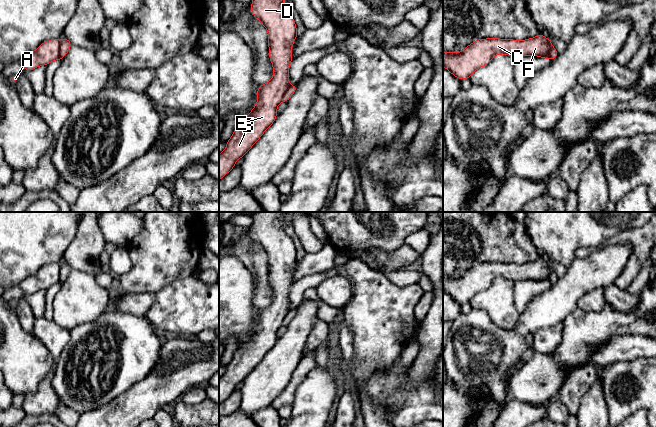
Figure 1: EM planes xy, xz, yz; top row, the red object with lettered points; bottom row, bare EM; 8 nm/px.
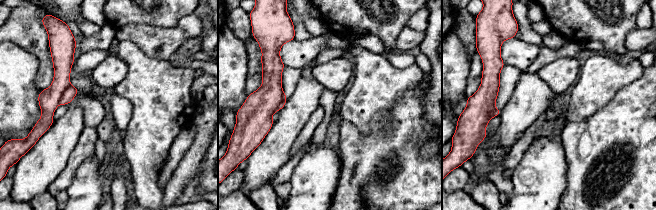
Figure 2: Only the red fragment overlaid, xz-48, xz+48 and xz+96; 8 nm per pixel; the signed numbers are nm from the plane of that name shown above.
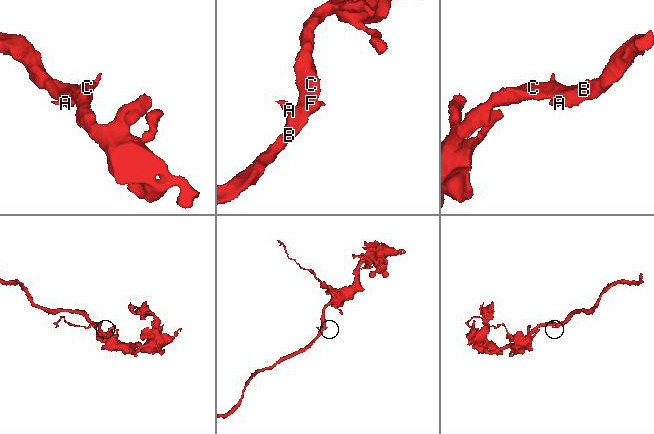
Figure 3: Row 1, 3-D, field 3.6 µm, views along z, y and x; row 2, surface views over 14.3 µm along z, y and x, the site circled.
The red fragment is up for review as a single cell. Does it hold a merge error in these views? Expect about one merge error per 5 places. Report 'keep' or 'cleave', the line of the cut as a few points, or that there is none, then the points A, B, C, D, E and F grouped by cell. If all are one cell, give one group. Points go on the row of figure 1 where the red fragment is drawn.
cleave | xy (61, 42), (57, 59) | A / B C D E F

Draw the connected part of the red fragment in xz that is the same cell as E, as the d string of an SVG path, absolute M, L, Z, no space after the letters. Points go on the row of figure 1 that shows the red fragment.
M252 0L251 14L267 29L273 76L269 82L259 85L256 105L246 117L238 121L226 142L226 148L219 154L219 181L274 123L277 107L290 86L292 45L298 36L292 14L285 9L284 0Z

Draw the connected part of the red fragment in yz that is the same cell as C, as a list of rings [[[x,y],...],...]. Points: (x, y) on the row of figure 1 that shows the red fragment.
[[[541,33],[525,40],[477,39],[462,52],[443,52],[443,67],[462,81],[470,78],[477,69],[485,67],[499,54],[511,56],[514,60],[520,56],[548,59],[551,45],[551,40]]]

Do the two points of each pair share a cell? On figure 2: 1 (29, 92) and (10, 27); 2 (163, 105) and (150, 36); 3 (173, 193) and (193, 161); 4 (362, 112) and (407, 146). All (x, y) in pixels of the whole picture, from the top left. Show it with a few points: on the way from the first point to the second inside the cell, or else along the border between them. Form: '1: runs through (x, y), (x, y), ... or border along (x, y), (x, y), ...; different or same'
1: border along (10, 40), (36, 55); different
2: border along (135, 43), (146, 54), (166, 60); different
3: runs through (176, 185), (187, 169); same
4: border along (392, 106), (378, 113), (365, 133), (349, 121); different

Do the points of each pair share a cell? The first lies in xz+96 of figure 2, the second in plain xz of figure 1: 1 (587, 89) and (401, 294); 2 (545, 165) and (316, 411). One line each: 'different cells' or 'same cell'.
1: same cell
2: same cell

